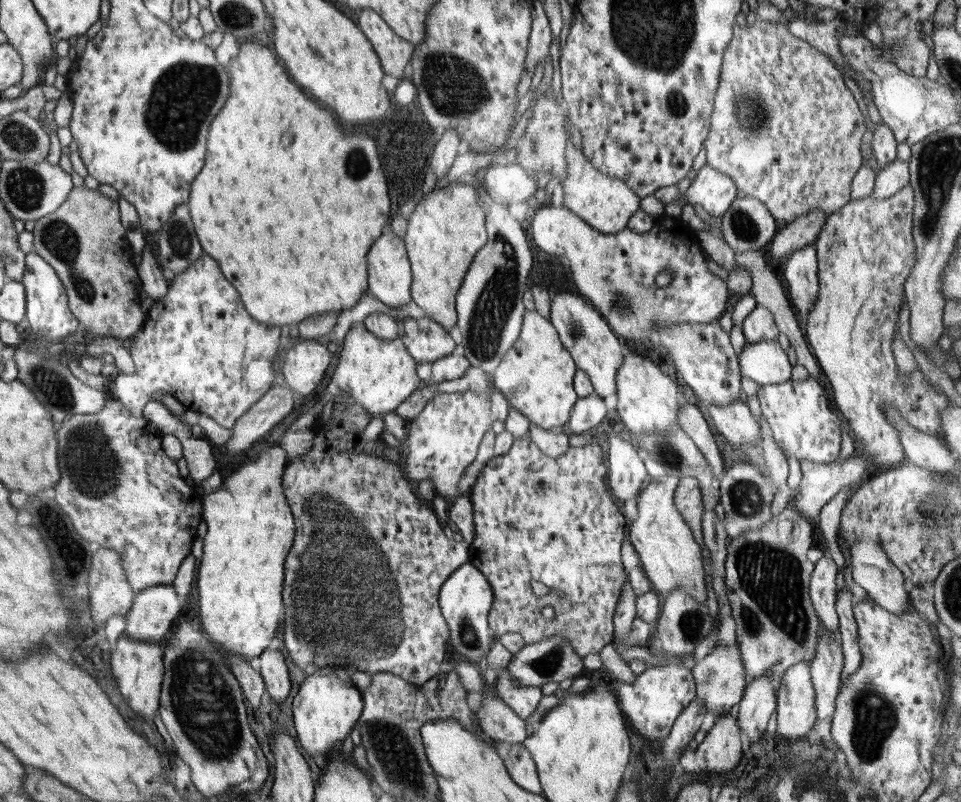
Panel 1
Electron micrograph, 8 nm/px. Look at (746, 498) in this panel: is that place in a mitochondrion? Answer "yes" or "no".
yes

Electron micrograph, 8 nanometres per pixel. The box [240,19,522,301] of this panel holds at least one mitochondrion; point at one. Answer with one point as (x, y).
(454, 88)

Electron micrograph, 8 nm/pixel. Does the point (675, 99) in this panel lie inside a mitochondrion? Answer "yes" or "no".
yes

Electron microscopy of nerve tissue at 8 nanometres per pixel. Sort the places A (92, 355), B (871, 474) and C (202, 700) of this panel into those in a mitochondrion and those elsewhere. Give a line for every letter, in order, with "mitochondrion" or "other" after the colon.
A: other
B: other
C: mitochondrion

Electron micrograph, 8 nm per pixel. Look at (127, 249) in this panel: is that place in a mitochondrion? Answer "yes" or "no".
no

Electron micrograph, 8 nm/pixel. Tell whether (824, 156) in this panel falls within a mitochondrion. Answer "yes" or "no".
no

